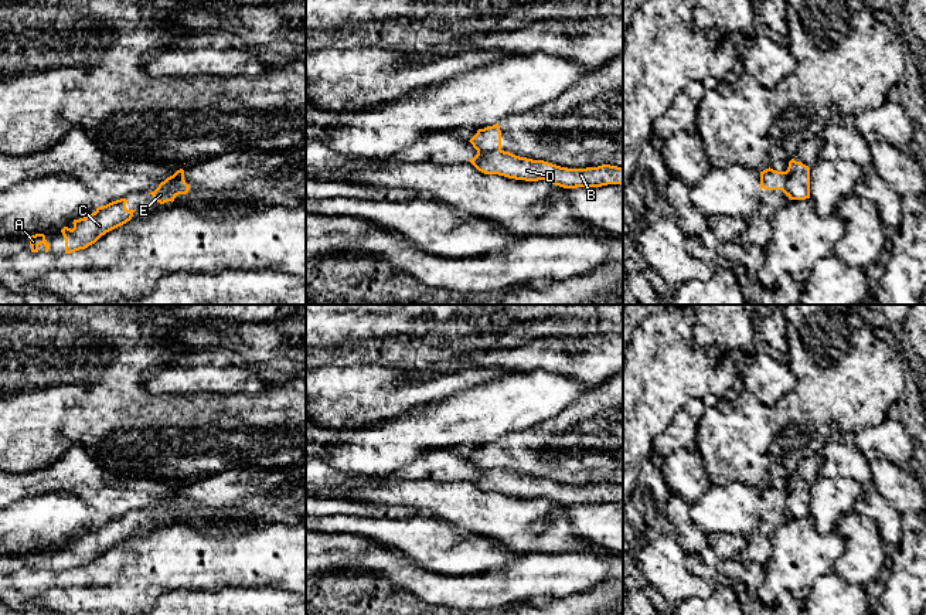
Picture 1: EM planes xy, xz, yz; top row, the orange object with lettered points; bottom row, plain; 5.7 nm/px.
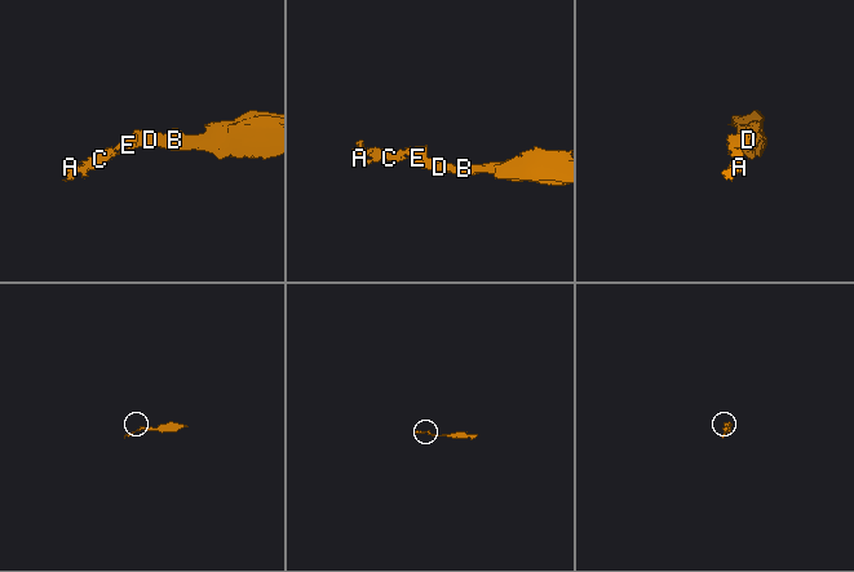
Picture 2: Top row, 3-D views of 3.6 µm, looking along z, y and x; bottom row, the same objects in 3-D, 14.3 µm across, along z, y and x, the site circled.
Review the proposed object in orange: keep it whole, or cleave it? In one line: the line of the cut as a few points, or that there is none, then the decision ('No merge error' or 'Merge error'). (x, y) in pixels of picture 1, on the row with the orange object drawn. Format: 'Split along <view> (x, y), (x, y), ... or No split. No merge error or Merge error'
Split along yz (787, 170), (786, 194). Merge error

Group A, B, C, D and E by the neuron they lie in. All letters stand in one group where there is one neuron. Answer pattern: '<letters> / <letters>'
A C E / B D

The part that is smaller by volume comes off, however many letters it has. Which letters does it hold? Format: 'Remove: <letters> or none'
Remove: A, C, E

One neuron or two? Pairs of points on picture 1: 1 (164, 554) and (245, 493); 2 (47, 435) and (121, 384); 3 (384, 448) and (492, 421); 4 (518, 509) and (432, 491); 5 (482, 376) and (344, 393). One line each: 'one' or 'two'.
1: two
2: one
3: one
4: one
5: one

